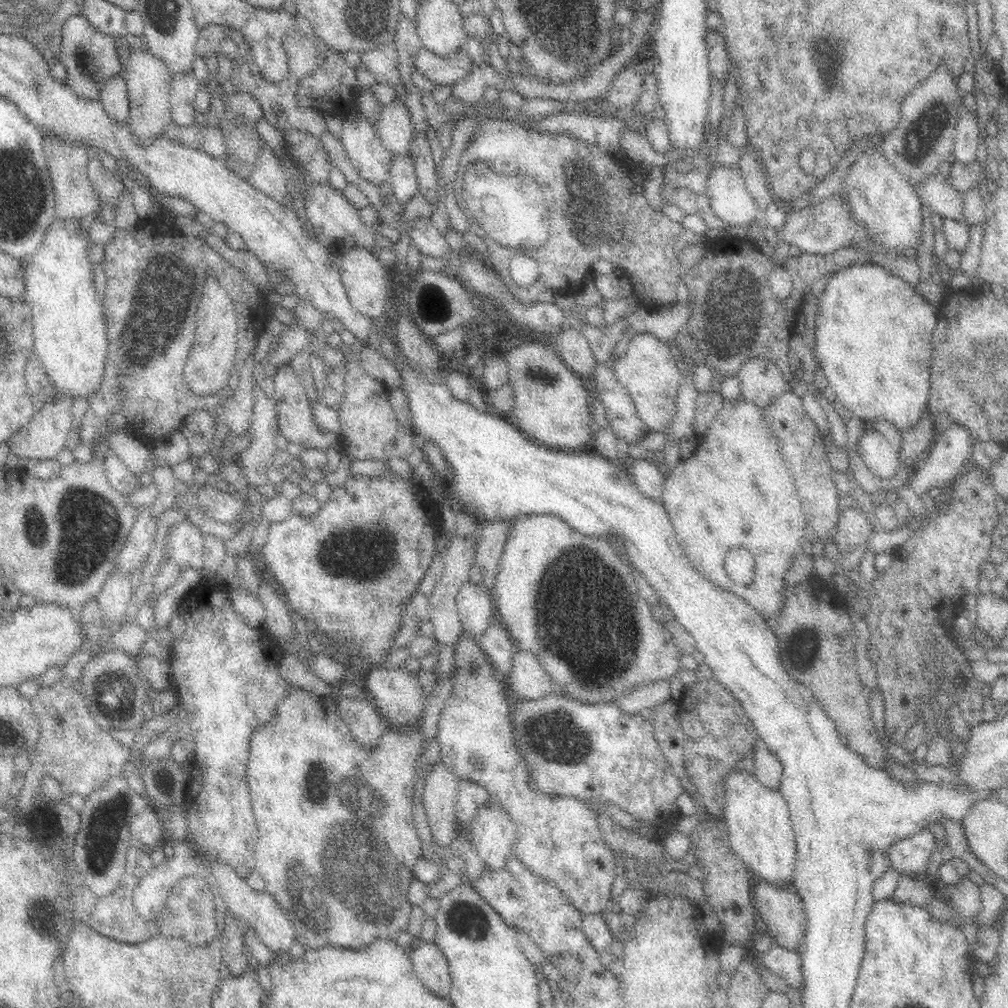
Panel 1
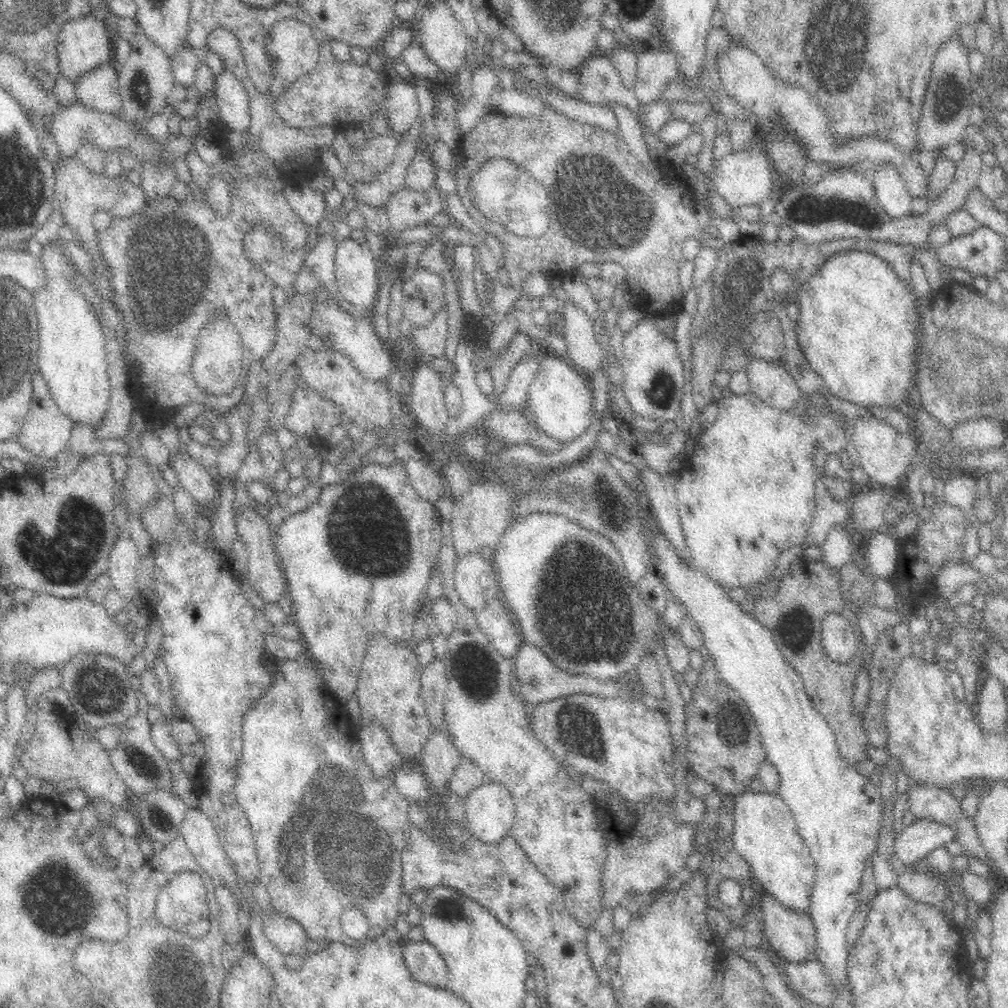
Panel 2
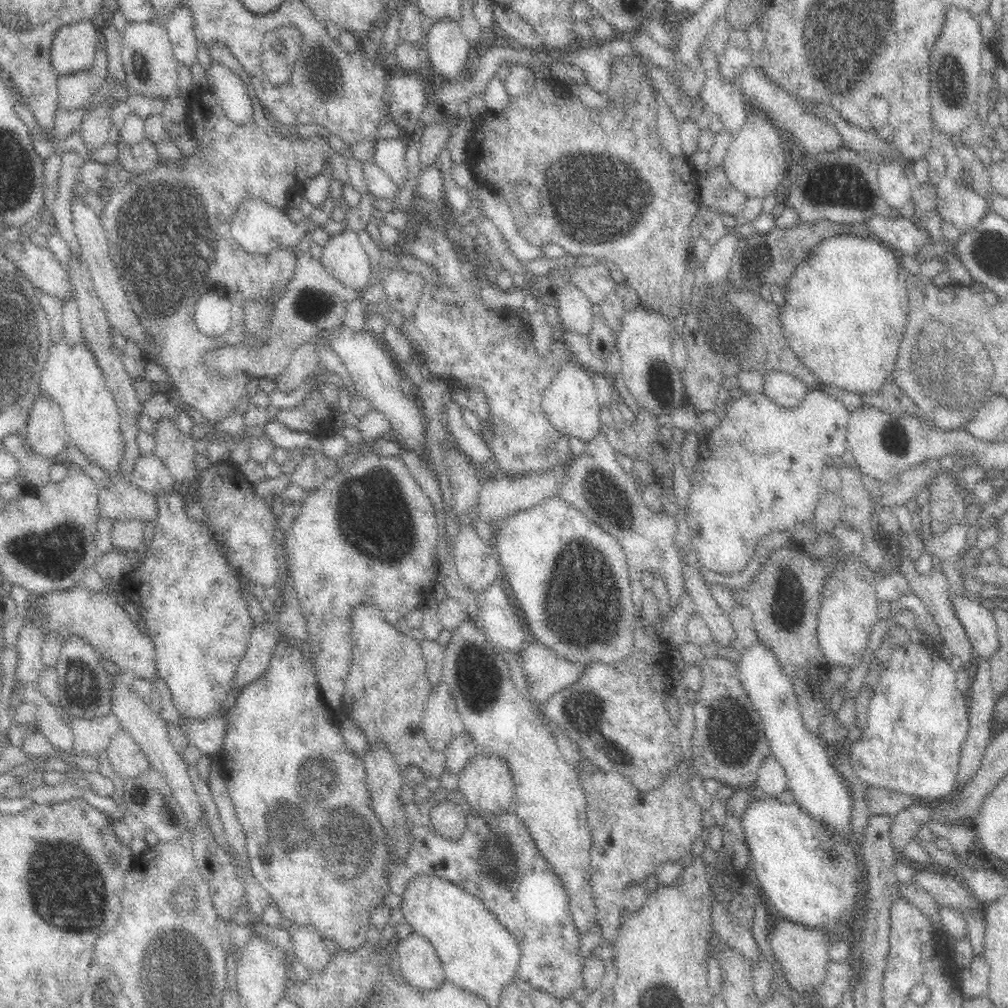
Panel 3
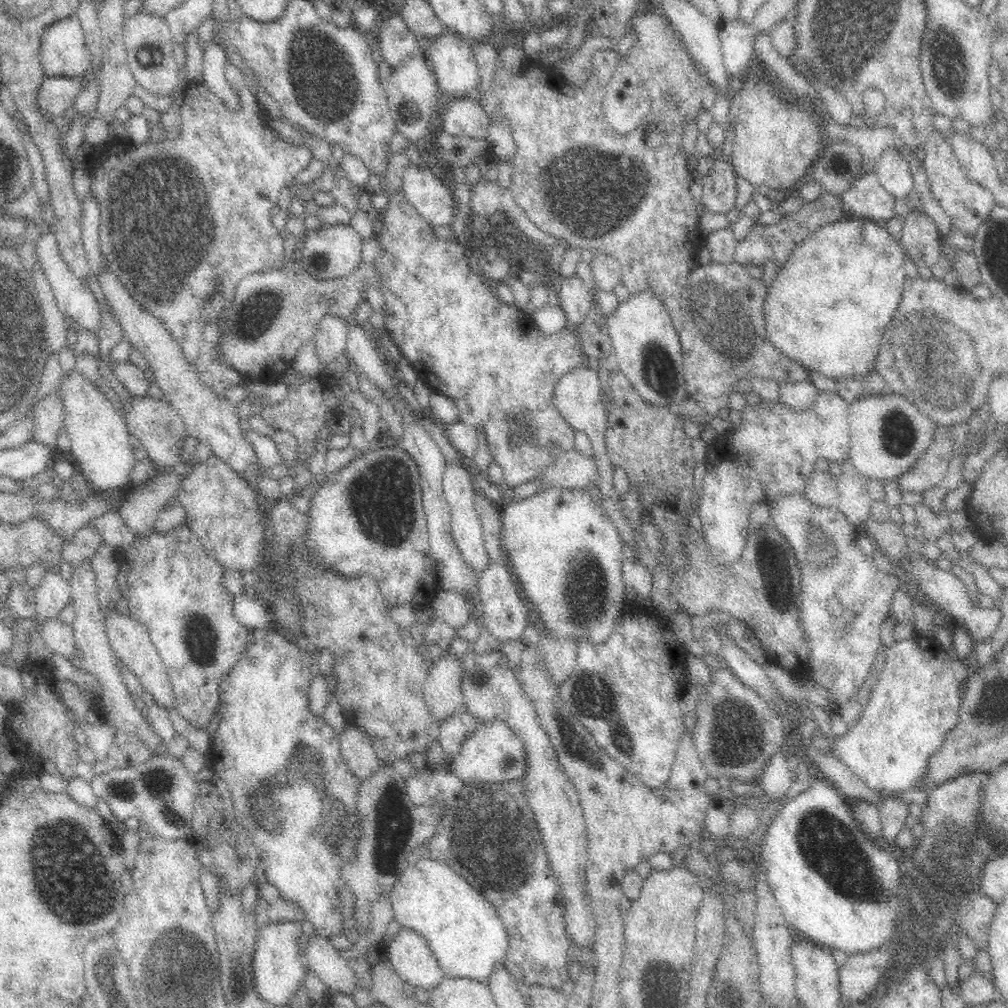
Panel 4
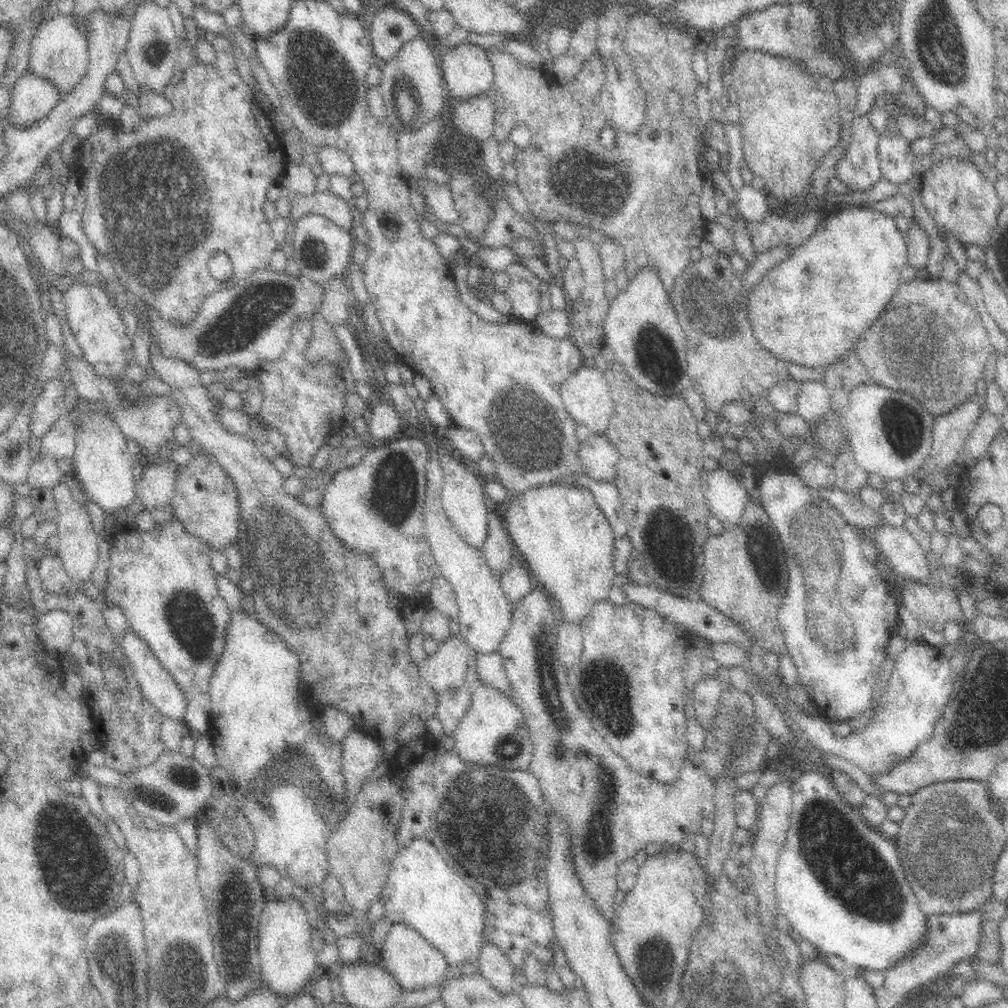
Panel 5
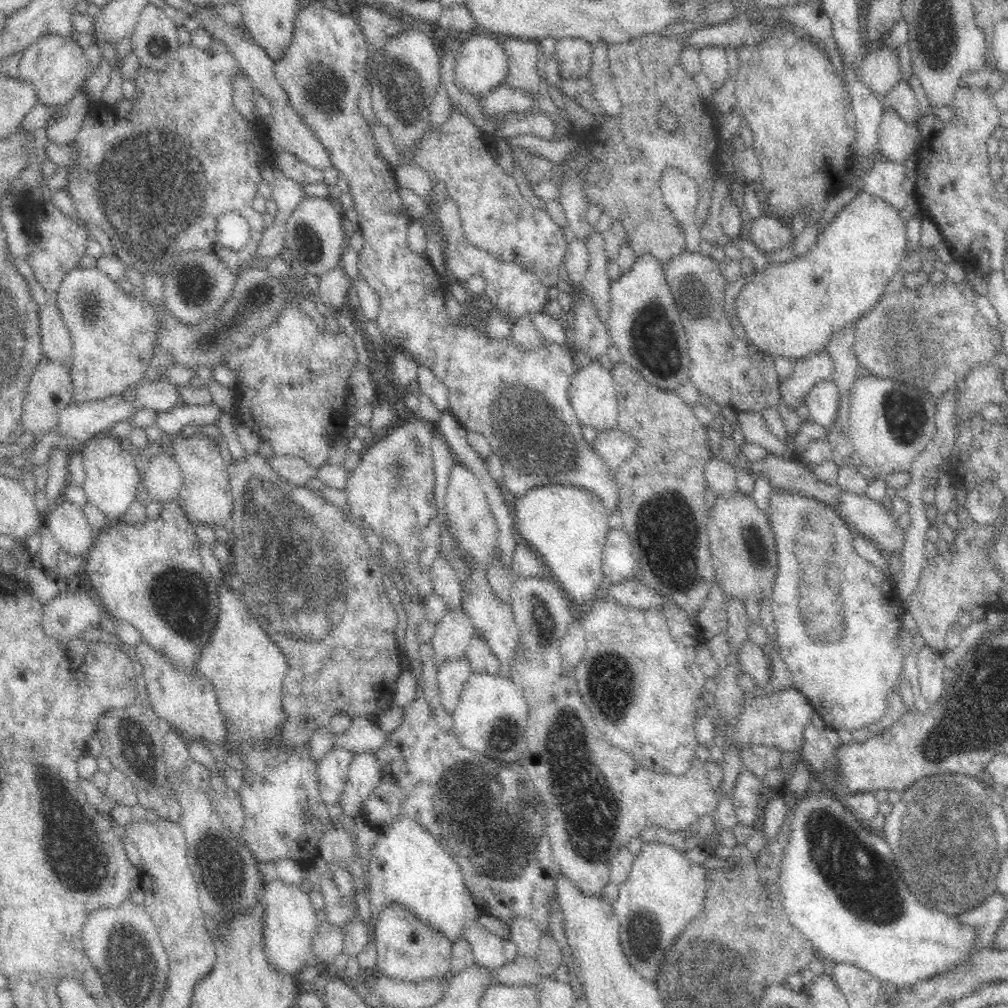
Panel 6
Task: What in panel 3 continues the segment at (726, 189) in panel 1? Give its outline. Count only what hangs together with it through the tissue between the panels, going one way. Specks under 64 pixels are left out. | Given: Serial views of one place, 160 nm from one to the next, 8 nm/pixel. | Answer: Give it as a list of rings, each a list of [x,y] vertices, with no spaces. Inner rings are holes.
[[[750,111],[739,134],[730,144],[723,161],[728,183],[747,199],[764,200],[771,195],[780,195],[780,182],[790,176],[791,166],[787,160],[789,144],[781,136],[781,132],[772,124],[764,113]]]

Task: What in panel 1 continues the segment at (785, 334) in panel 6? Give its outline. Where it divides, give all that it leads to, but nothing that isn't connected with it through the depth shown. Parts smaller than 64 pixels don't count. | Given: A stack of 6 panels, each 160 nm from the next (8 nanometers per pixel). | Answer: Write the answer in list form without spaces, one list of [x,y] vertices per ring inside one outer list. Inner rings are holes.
[[[861,263],[851,265],[840,271],[834,272],[834,276],[825,291],[819,296],[819,311],[816,319],[816,358],[820,368],[824,371],[828,385],[836,393],[835,403],[837,406],[844,406],[864,422],[876,422],[875,420],[884,420],[892,424],[900,432],[910,432],[912,428],[918,426],[920,418],[924,413],[930,413],[927,410],[929,394],[931,391],[931,360],[933,353],[933,334],[938,325],[938,316],[940,309],[930,304],[915,288],[912,288],[908,282],[902,280],[901,276],[893,276],[889,269],[883,269],[880,266],[863,266]]]

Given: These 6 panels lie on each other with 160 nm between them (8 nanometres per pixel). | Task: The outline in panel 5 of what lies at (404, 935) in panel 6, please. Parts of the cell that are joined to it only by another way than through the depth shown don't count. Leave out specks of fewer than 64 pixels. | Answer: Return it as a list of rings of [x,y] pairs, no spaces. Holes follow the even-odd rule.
[[[393,925],[382,942],[380,953],[383,966],[391,973],[402,990],[411,992],[425,988],[438,988],[447,976],[449,966],[444,955],[428,944],[419,932],[408,925]]]

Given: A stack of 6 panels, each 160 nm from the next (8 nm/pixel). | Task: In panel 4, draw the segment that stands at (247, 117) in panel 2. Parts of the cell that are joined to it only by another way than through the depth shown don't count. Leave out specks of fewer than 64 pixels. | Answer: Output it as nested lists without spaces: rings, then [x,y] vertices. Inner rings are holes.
[[[216,42],[210,43],[203,51],[203,78],[202,82],[210,92],[213,92],[230,112],[235,113],[241,109],[237,88],[234,88],[225,77],[225,50]]]

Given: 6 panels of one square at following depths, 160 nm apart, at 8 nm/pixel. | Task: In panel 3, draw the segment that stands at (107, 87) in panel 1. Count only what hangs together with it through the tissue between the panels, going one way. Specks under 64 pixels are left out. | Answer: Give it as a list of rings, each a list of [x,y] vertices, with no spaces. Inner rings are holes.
[[[102,41],[95,54],[95,63],[89,69],[59,77],[58,110],[85,108],[90,104],[92,96],[107,82],[107,62],[105,43]]]

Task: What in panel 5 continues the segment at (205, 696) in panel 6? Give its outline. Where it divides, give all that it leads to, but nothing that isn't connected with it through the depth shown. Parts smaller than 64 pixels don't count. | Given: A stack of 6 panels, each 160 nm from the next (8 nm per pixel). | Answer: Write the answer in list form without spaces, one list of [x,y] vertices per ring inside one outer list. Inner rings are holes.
[[[129,628],[129,630],[126,630],[125,636],[118,641],[118,644],[124,650],[125,660],[123,664],[131,670],[131,674],[135,677],[144,698],[152,703],[163,717],[166,716],[176,720],[183,719],[184,710],[186,710],[186,697],[180,691],[178,684],[162,668],[159,660],[150,651],[146,642]]]

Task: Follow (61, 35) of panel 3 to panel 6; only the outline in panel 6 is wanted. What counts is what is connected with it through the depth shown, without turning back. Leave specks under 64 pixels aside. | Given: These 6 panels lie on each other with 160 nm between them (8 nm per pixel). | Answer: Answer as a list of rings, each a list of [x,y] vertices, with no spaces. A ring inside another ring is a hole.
[[[42,34],[36,42],[23,51],[19,64],[18,79],[29,82],[35,89],[42,104],[57,107],[70,102],[81,90],[82,84],[90,76],[90,67],[83,48],[75,34]]]

